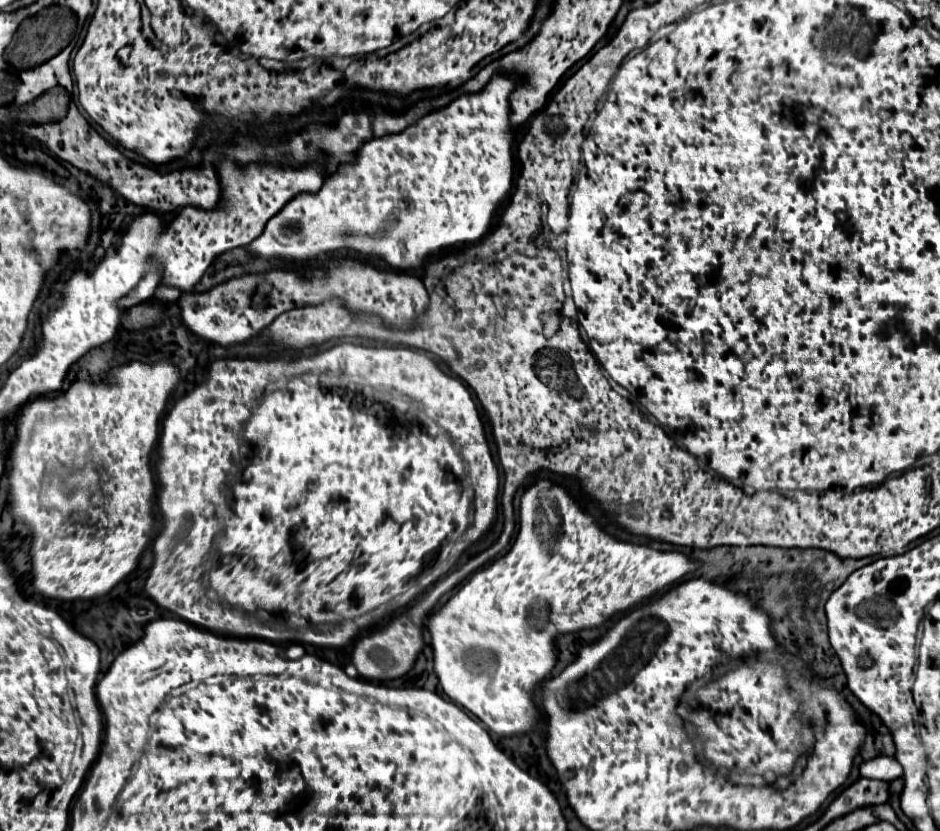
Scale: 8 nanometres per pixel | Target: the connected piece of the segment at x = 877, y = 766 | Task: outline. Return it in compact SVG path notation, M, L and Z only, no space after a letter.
M874 757L868 759L860 765L860 775L870 777L870 779L882 779L882 781L892 781L902 775L902 767L894 757Z

